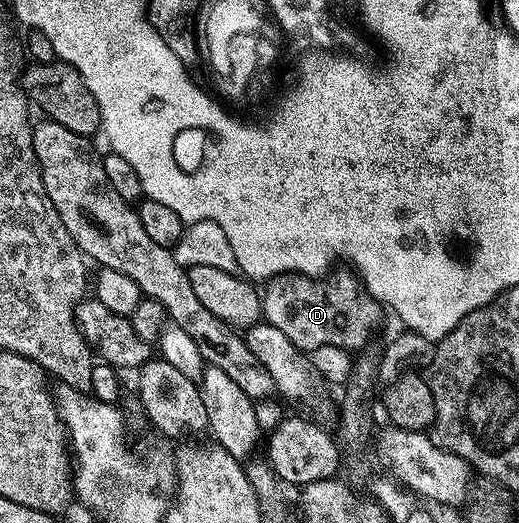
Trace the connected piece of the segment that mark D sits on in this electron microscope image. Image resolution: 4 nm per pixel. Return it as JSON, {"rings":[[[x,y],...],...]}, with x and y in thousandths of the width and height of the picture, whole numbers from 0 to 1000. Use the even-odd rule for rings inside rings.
{"rings":[[[674,516],[649,518],[624,532],[566,522],[530,528],[503,556],[505,608],[526,621],[526,629],[541,629],[541,637],[586,675],[597,675],[617,660],[649,660],[671,675],[697,671],[717,654],[715,639],[730,618],[734,587]]]}

